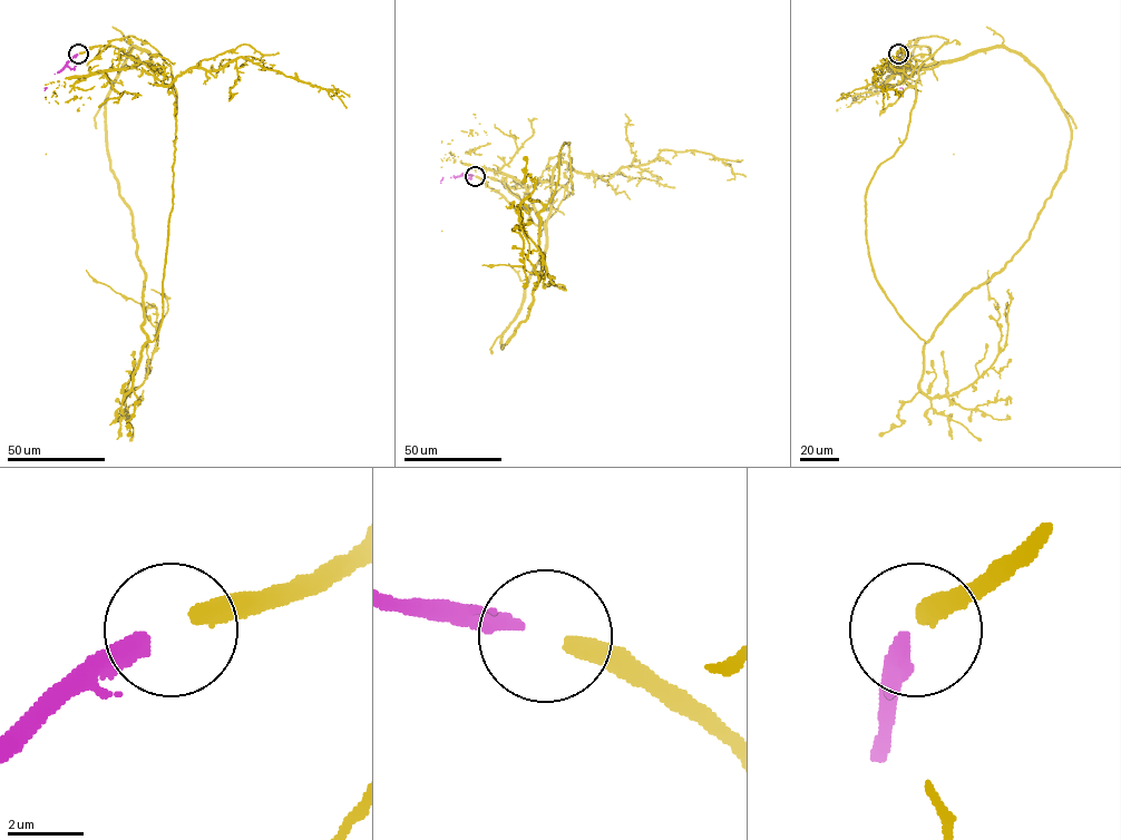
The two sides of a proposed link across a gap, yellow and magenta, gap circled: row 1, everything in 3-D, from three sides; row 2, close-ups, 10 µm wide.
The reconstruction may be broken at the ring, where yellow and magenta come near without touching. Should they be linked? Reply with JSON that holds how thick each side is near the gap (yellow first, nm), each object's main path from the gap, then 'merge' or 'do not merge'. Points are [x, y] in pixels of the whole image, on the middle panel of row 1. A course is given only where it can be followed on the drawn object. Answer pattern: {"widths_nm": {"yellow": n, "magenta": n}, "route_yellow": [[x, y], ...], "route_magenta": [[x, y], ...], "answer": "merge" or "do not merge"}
{"widths_nm": {"yellow": 480, "magenta": 400}, "route_yellow": [[476, 176], [545, 223], [551, 183], [572, 193], [568, 143], [552, 198], [520, 206], [553, 277], [481, 265]], "route_magenta": [[474, 175], [442, 177], [440, 181]], "answer": "merge"}

